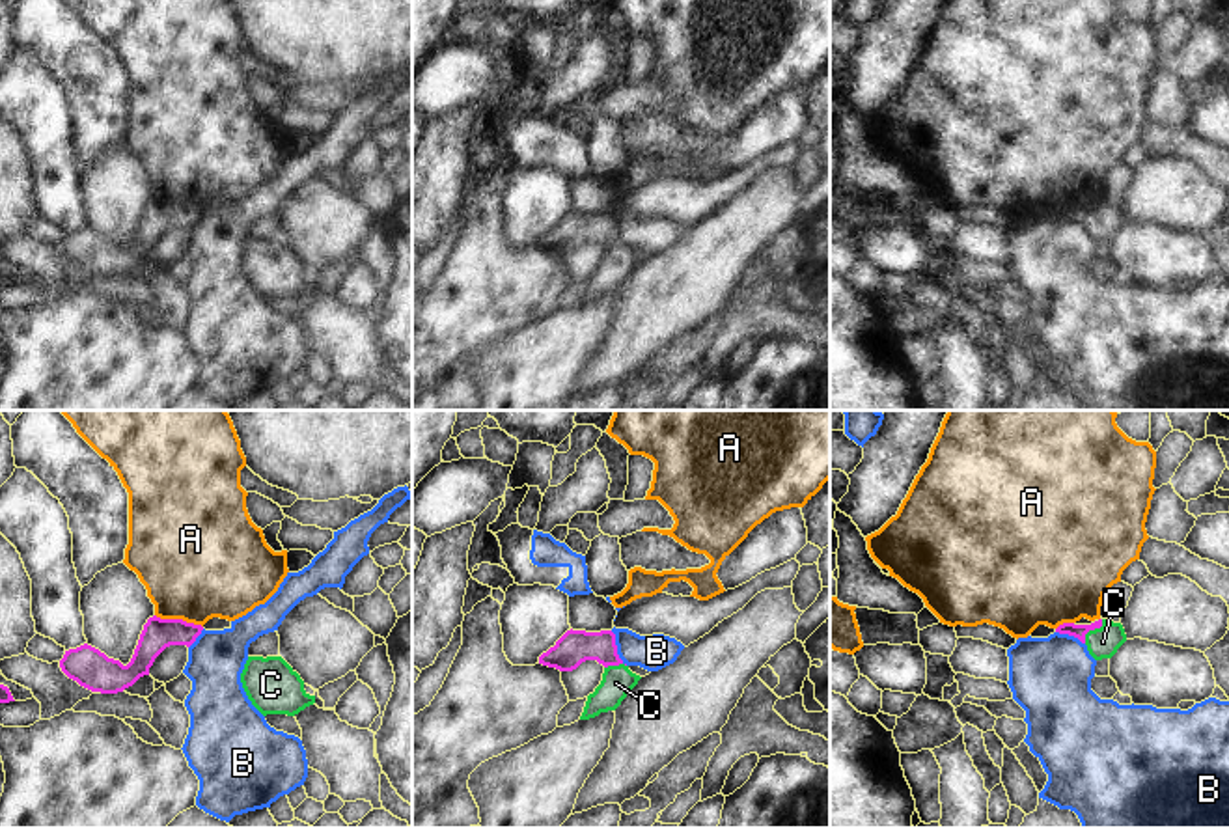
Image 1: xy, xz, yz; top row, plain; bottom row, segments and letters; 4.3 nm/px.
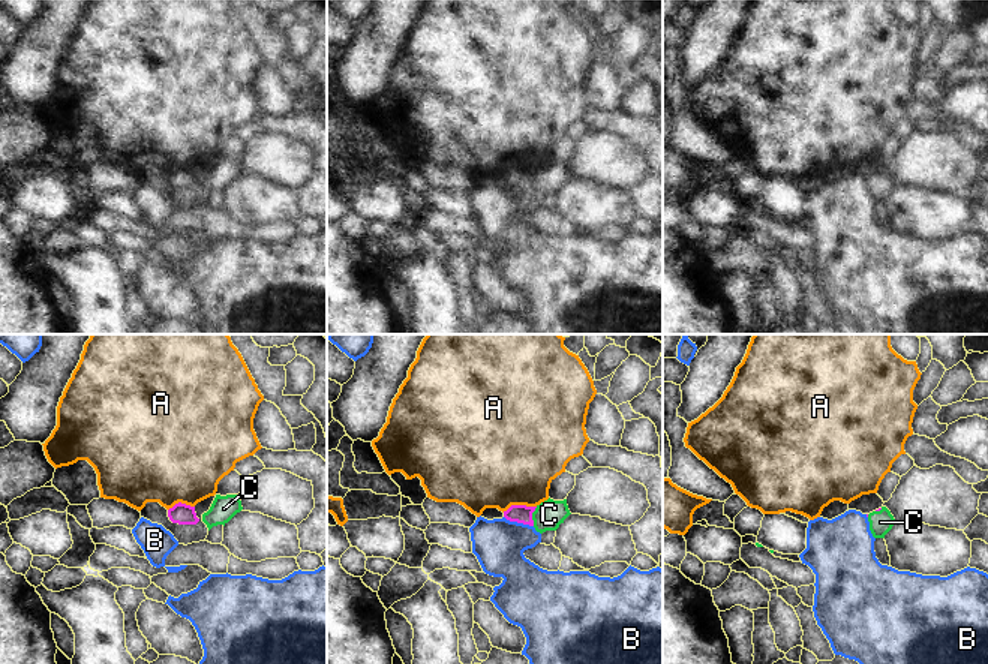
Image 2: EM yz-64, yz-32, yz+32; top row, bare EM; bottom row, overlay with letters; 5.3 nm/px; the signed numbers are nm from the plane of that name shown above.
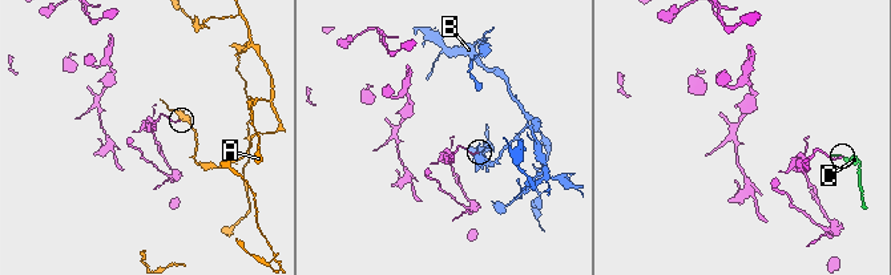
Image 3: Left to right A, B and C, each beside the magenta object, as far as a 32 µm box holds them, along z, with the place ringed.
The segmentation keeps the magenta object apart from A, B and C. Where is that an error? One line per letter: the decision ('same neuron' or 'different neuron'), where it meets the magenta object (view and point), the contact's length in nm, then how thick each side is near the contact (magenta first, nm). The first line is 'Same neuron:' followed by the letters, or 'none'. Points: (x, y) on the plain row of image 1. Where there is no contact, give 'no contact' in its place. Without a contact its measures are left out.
Same neuron: C
A: different neuron; contact xy (179, 202); length 220 nm; calibres 140 and 480 nm
B: different neuron; contact xz (616, 230); length 170 nm; calibres 150 and 150 nm
C: same neuron; contact yz (1091, 211); length 130 nm; calibres 60 and 130 nm

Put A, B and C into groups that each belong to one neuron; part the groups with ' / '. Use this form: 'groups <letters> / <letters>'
groups A / B / C

